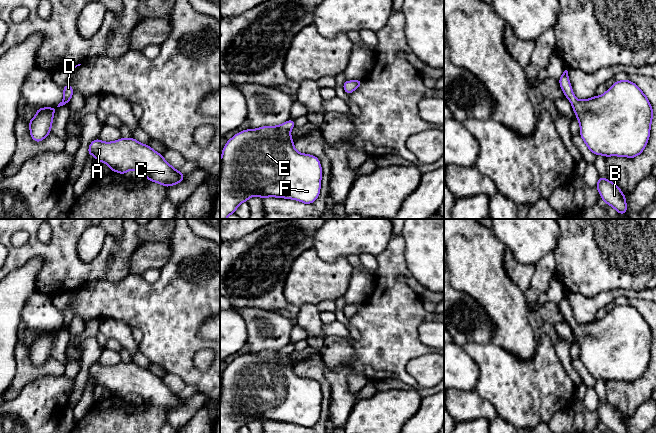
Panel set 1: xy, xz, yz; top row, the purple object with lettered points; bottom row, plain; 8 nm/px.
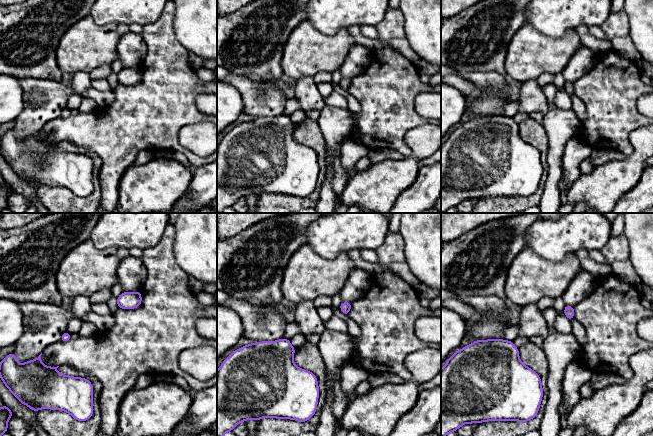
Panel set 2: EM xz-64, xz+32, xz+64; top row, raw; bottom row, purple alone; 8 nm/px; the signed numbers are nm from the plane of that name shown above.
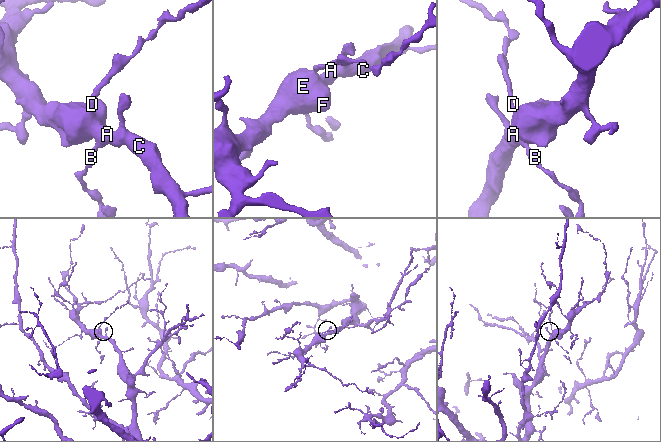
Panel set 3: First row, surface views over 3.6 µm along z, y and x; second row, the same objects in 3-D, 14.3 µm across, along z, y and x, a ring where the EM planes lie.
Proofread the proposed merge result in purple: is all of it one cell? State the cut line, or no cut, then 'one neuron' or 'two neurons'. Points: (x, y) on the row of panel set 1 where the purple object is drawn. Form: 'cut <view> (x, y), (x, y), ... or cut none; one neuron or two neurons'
cut none; one neuron

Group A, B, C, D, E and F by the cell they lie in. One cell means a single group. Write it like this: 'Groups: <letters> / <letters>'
Groups: A B C D E F

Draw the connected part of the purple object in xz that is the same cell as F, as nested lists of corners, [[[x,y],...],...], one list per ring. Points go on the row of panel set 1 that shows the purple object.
[[[295,121],[277,126],[263,126],[258,129],[247,129],[238,132],[229,139],[222,149],[220,159],[220,219],[226,219],[235,213],[237,207],[253,196],[262,199],[266,197],[286,198],[311,204],[320,194],[322,168],[316,156],[299,153],[294,148],[290,131],[294,128]]]

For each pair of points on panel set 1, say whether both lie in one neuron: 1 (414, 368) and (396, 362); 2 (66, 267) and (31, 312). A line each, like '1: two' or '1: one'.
1: two
2: two

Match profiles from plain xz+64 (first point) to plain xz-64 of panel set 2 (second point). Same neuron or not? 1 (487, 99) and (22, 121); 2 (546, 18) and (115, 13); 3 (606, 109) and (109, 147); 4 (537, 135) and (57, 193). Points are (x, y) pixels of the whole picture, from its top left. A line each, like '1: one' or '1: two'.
1: one
2: one
3: one
4: one

